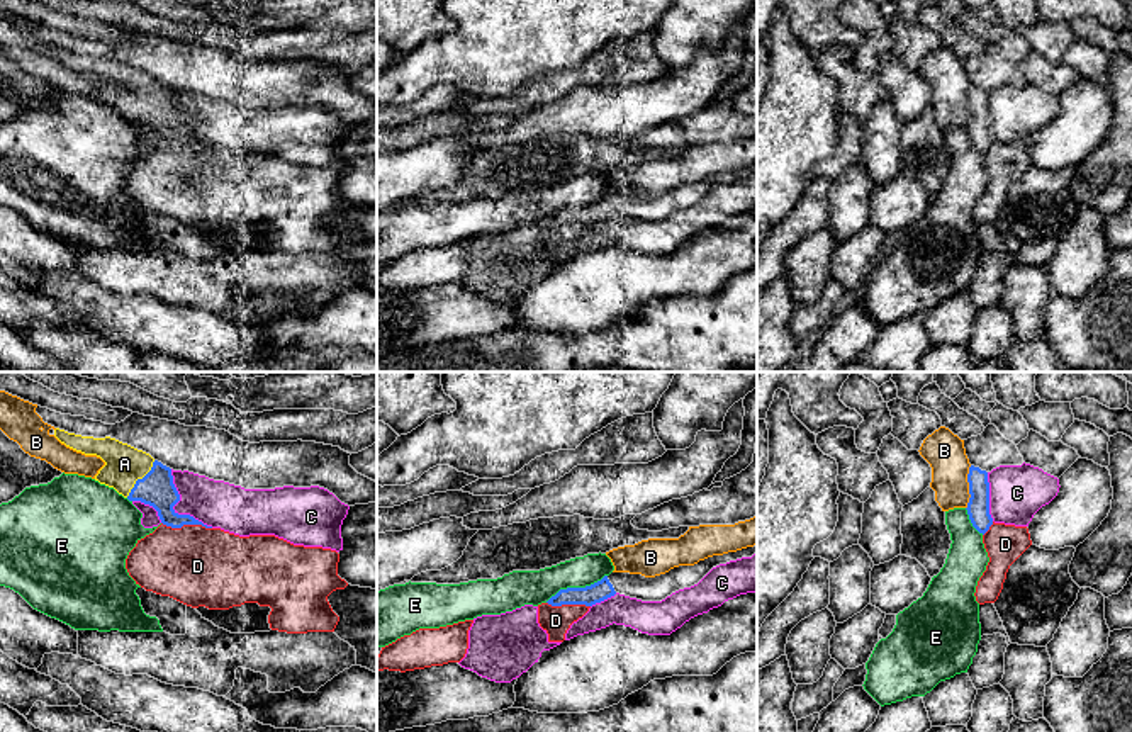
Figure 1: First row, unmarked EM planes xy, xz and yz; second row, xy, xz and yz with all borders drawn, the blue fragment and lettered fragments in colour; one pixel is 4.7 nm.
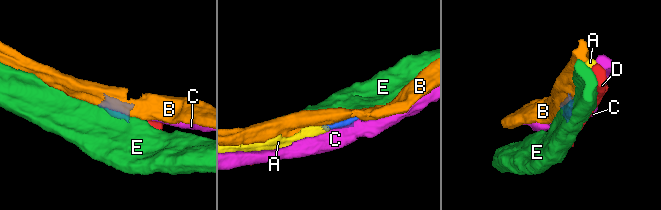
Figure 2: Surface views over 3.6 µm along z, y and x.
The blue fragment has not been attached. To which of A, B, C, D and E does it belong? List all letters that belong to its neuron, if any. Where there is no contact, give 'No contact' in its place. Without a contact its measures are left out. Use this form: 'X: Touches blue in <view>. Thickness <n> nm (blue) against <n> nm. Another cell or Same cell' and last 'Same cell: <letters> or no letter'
A: Touches blue in xy. Thickness 170 nm (blue) against 190 nm. Same cell
B: Touches blue in yz. Thickness 110 nm (blue) against 190 nm. Another cell
C: Touches blue in xy. Thickness 170 nm (blue) against 220 nm. Another cell
D: Touches blue in xy. Thickness 170 nm (blue) against 380 nm. Another cell
E: Touches blue in xz. Thickness 90 nm (blue) against 160 nm. Another cell
Same cell: A

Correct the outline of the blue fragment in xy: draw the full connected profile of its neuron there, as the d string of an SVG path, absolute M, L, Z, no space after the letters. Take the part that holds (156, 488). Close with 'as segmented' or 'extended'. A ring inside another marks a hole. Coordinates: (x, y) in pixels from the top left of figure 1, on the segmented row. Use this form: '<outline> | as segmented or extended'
M59 428L54 430L54 436L76 452L100 457L105 465L98 470L95 481L114 487L129 501L153 506L163 525L171 528L182 528L183 525L212 528L190 515L178 515L173 510L180 501L180 494L173 484L171 469L149 453L110 436L81 436Z | extended

